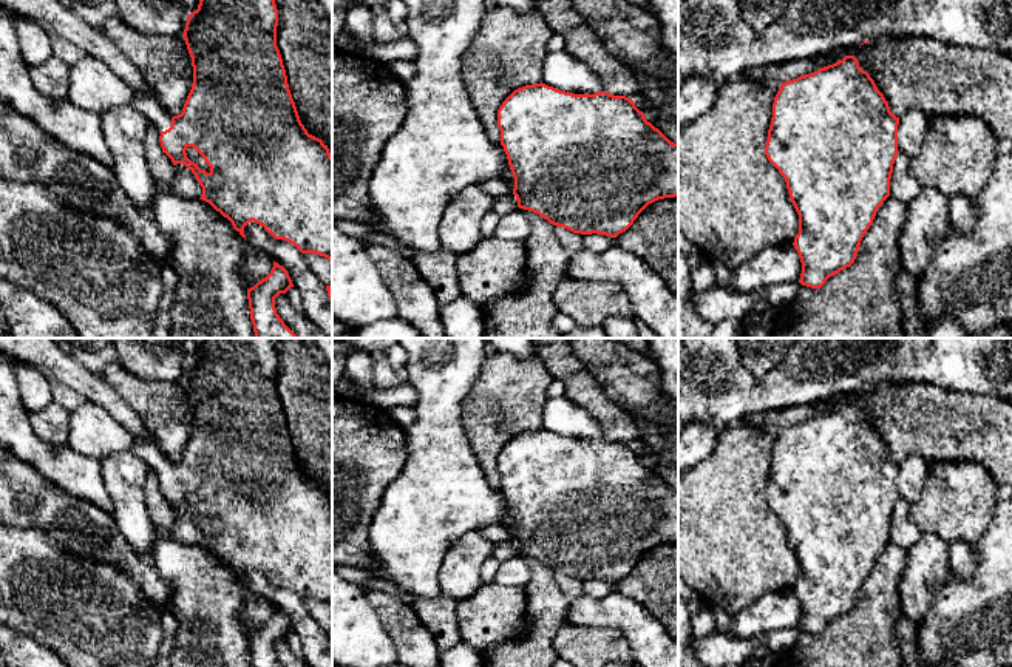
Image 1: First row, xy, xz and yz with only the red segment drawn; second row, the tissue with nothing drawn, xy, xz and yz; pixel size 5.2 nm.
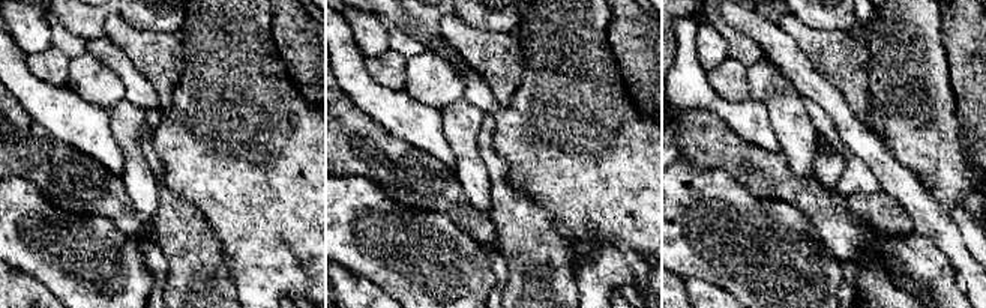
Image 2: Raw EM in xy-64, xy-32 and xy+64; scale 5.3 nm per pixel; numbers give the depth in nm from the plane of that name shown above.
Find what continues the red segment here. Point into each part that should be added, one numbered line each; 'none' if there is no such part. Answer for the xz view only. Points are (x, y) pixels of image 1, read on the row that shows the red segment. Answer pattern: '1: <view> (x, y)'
1: xz (504, 204)

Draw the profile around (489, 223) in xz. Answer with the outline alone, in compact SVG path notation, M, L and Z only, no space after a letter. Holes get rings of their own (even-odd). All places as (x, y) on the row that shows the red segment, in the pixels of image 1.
M490 210L490 212L482 218L481 229L482 229L484 238L493 236L494 229L496 229L499 219L501 219L501 215L498 215L498 213L493 212L493 210Z

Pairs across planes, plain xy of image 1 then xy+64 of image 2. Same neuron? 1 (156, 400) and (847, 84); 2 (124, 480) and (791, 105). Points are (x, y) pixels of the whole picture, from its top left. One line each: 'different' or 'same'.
1: same
2: same

